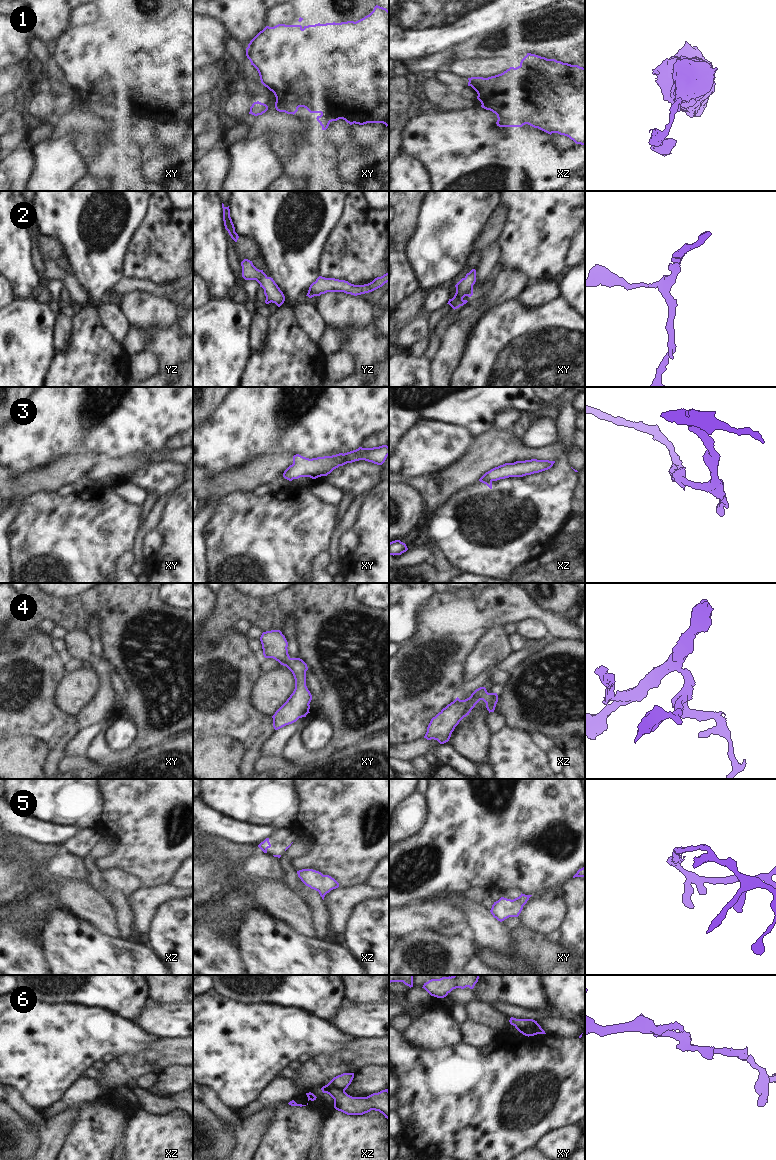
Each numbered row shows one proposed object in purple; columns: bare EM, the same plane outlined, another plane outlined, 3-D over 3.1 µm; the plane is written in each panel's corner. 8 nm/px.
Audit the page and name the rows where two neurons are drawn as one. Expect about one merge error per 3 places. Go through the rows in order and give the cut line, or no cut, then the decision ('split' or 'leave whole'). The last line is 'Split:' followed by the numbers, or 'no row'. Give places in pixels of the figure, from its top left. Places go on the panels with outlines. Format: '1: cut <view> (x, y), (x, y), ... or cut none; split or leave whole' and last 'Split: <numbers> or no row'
1: cut xy (276, 98), (288, 101), (298, 107); split
2: cut none; leave whole
3: cut none; leave whole
4: cut none; leave whole
5: cut none; leave whole
6: cut xz (344, 1089), (329, 1088), (325, 1092); split
Split: 1, 6

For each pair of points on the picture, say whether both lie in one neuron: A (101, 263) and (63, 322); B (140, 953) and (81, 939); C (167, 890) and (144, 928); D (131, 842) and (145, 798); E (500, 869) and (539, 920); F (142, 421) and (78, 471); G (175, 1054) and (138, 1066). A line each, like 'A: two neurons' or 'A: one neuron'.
A: two neurons
B: one neuron
C: one neuron
D: one neuron
E: two neurons
F: two neurons
G: one neuron

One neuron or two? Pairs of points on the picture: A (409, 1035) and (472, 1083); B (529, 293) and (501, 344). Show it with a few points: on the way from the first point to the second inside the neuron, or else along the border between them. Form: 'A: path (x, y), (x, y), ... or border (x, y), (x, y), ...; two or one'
A: border (407, 1042), (413, 1049), (431, 1051), (452, 1045); two
B: border (517, 299), (528, 307), (539, 307), (546, 303); two

